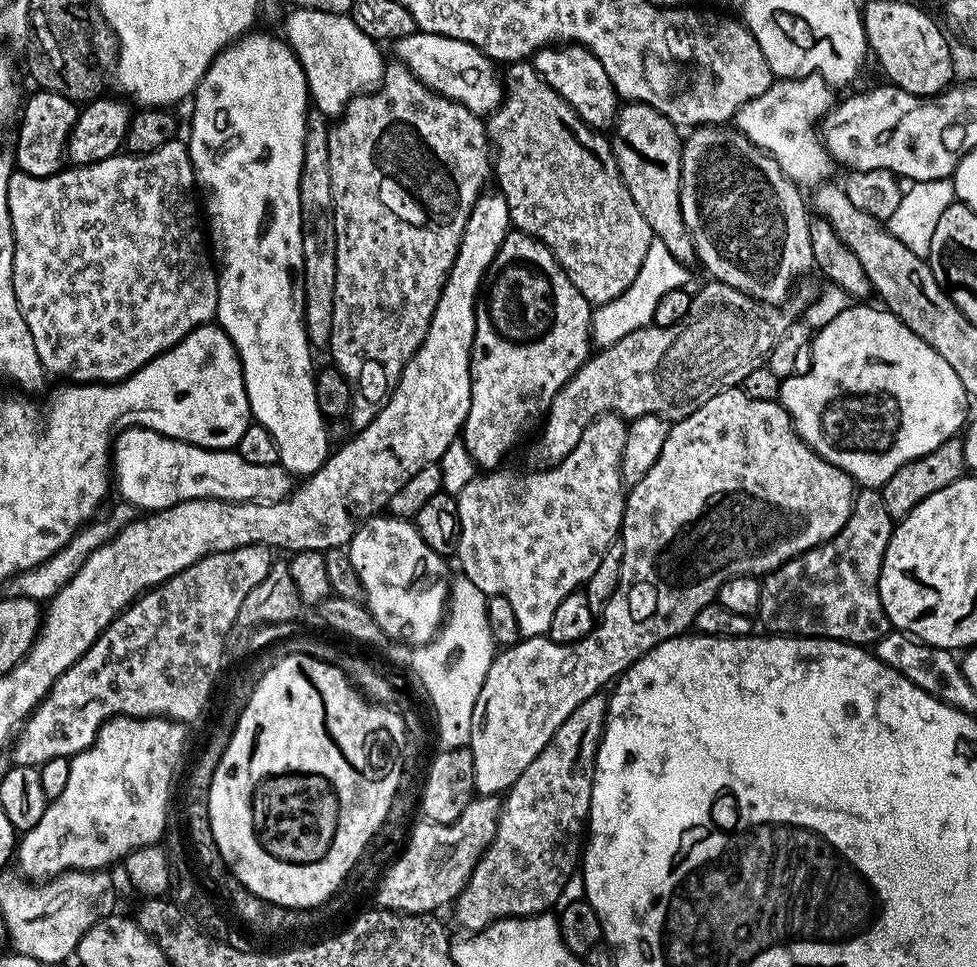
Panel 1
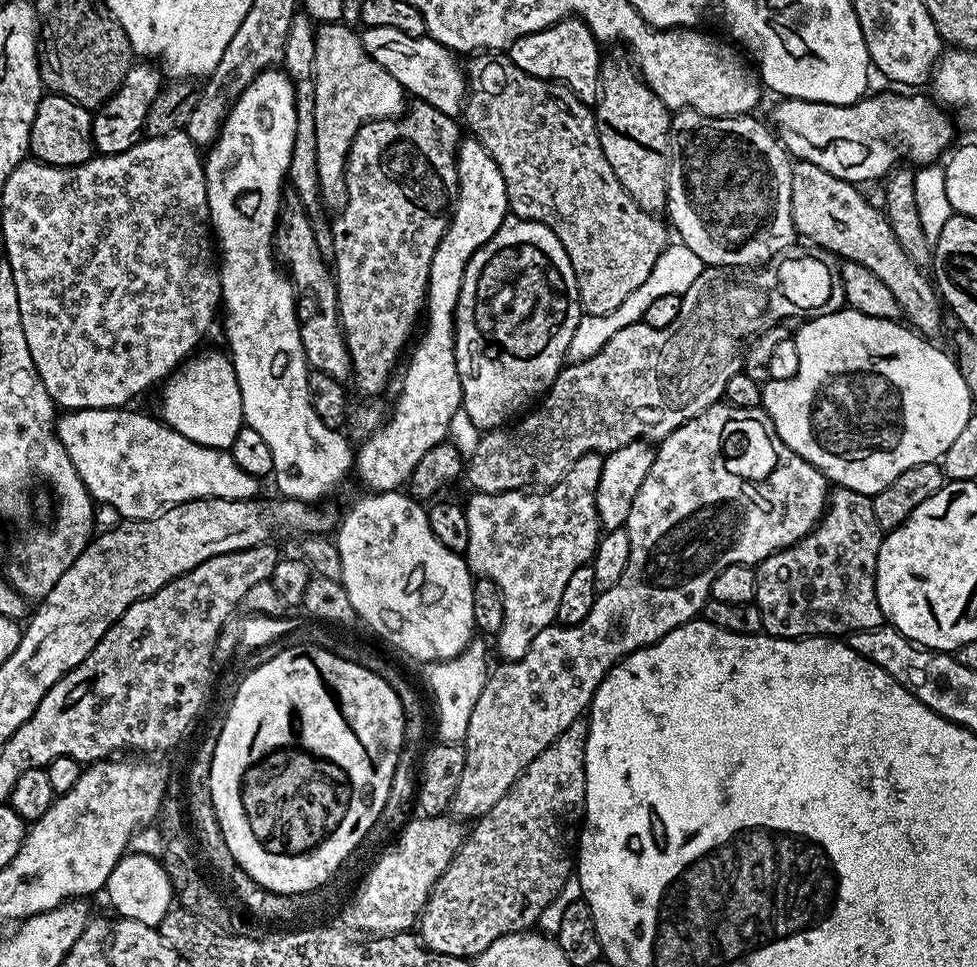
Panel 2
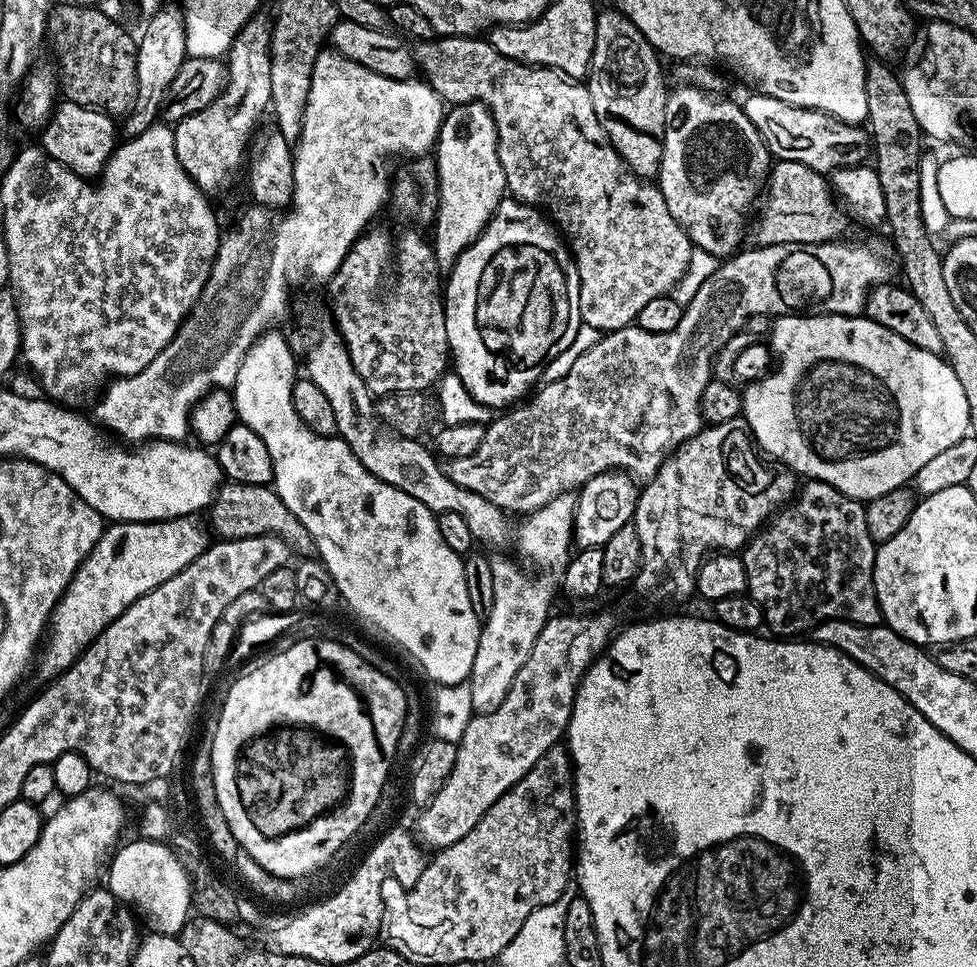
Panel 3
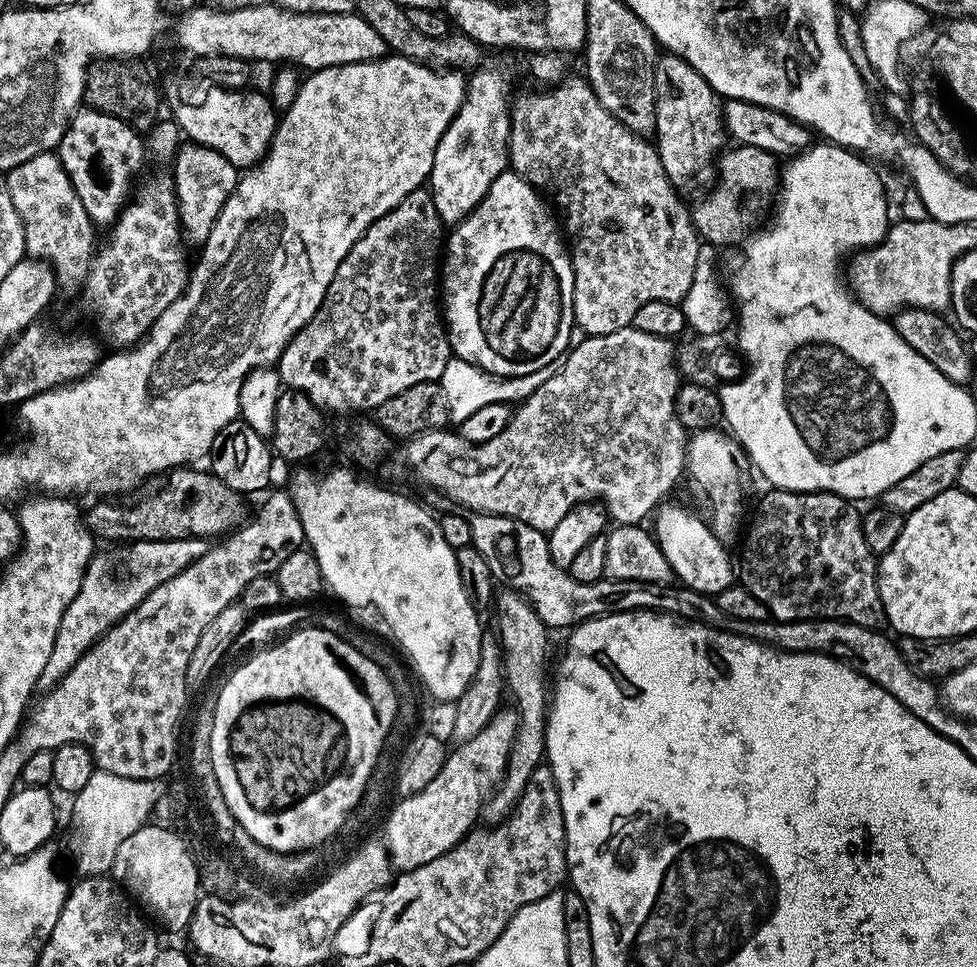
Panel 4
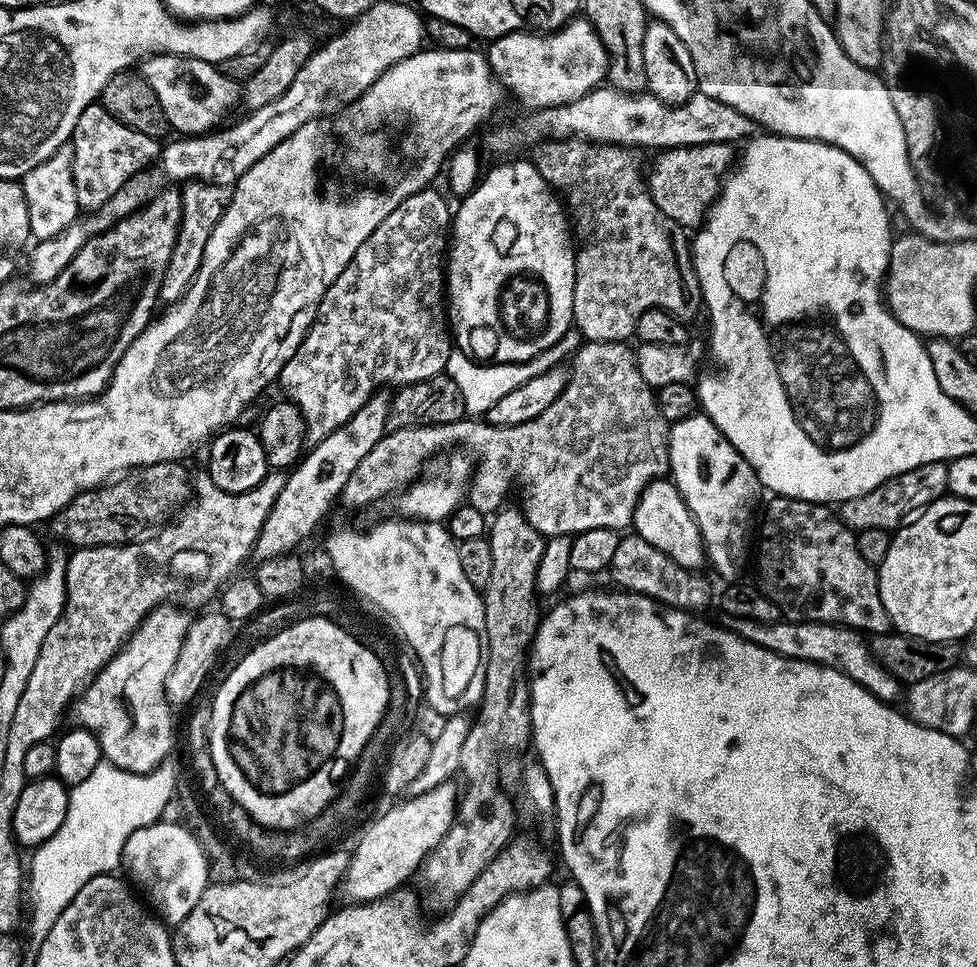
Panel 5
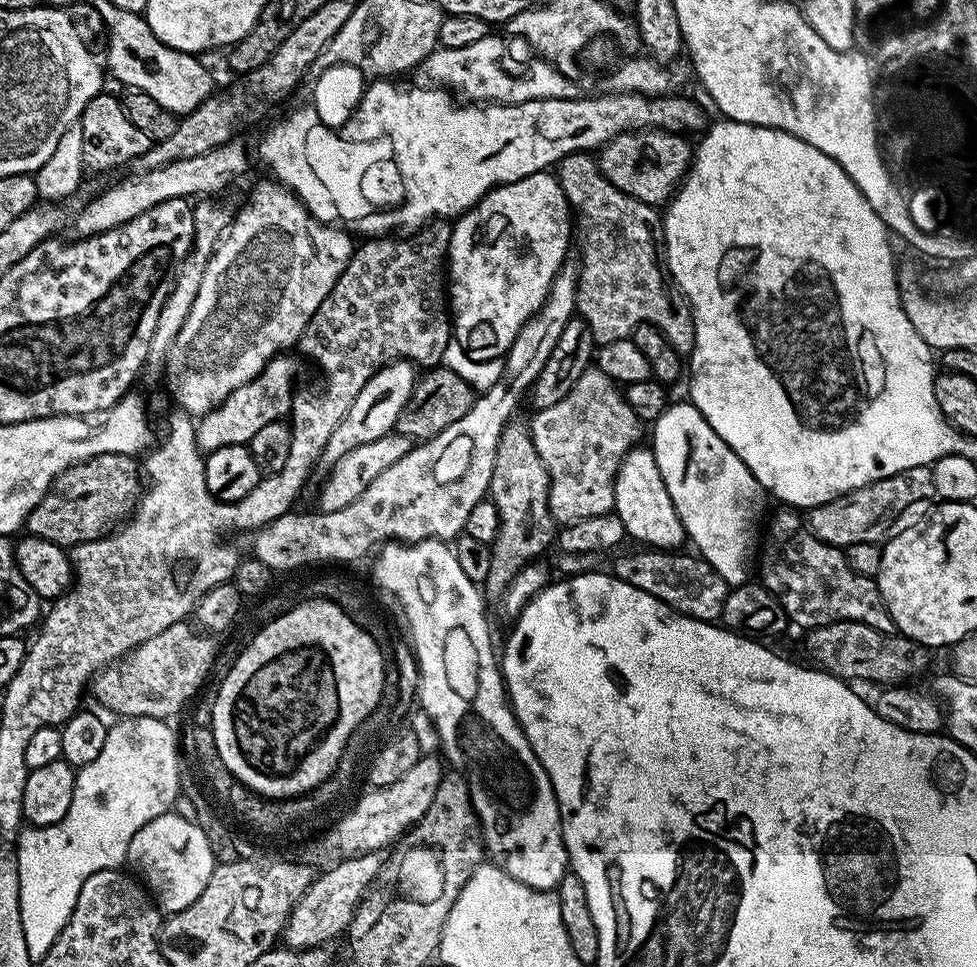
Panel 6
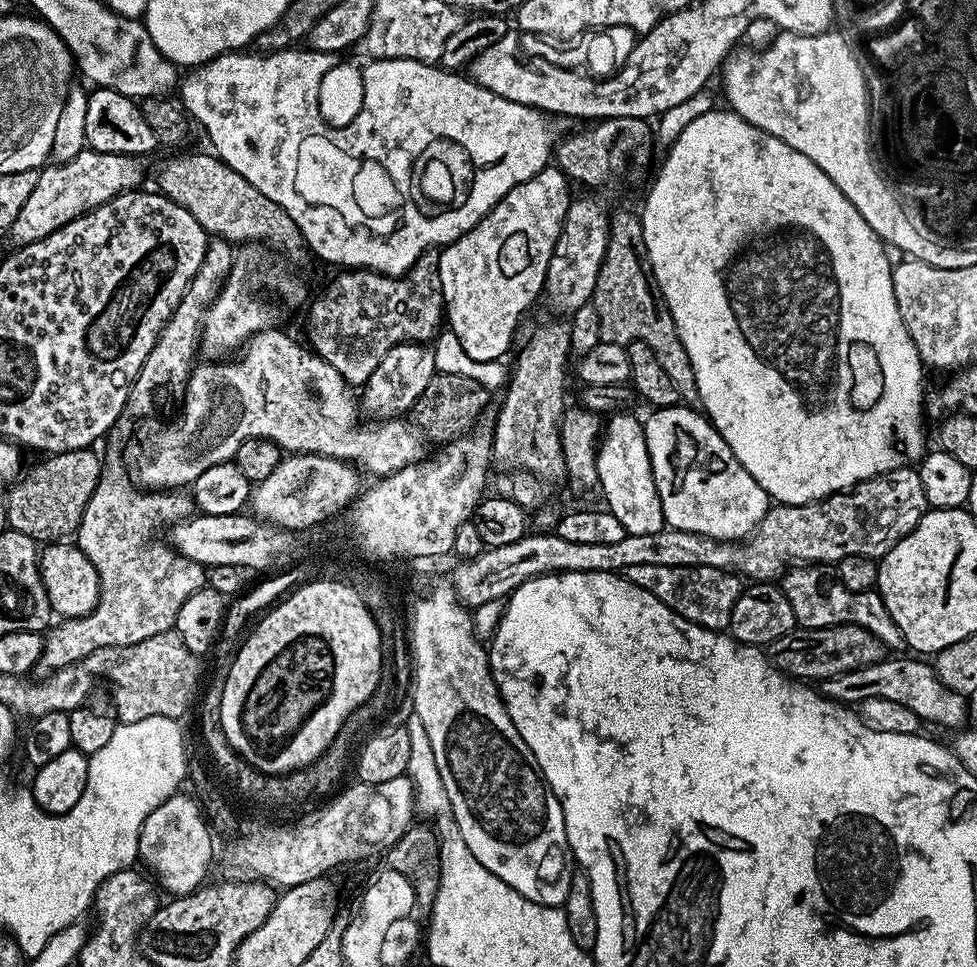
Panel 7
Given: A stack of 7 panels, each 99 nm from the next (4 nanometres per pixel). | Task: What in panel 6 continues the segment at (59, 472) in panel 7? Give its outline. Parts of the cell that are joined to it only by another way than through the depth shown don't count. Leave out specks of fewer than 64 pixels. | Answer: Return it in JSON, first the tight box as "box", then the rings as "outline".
{"box":[27,454,142,546],"outline":[[[100,454],[67,468],[29,514],[27,531],[61,546],[85,544],[109,535],[131,517],[140,502],[142,472],[136,463],[131,456]]]}

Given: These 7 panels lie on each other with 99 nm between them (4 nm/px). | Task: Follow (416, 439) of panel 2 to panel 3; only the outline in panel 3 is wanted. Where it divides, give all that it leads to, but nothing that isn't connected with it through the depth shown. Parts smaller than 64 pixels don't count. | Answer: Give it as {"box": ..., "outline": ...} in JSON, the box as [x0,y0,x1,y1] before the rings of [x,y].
{"box":[434,104,505,269],"outline":[[[457,104],[447,109],[434,145],[440,205],[436,208],[434,247],[441,269],[451,269],[457,258],[479,238],[494,210],[505,199],[502,162],[498,162],[498,134],[488,105]]]}

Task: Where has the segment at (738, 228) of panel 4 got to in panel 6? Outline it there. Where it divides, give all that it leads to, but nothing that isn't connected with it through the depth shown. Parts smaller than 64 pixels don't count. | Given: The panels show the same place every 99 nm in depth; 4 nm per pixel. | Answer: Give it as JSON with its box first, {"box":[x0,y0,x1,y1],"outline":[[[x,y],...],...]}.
{"box":[598,128,693,206],"outline":[[[642,128],[638,132],[624,132],[615,136],[609,144],[605,144],[598,152],[600,172],[618,190],[638,198],[638,202],[646,202],[653,206],[667,205],[668,201],[676,195],[680,181],[688,175],[688,167],[692,164],[693,145],[684,141],[683,135],[675,132],[664,132],[660,128]]]}

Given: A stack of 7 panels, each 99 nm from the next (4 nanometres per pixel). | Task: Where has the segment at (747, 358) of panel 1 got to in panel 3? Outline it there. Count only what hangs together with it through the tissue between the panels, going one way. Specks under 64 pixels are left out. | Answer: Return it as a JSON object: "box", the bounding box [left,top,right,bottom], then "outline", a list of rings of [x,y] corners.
{"box":[446,244,800,514],"outline":[[[761,244],[751,247],[748,249],[745,247],[743,250],[727,257],[723,263],[716,267],[714,274],[710,274],[710,278],[706,278],[706,282],[702,282],[702,286],[698,288],[698,294],[694,294],[692,301],[684,305],[682,322],[678,322],[678,326],[674,326],[674,330],[670,330],[666,334],[650,334],[641,328],[629,326],[620,328],[616,332],[601,335],[600,341],[594,346],[590,346],[590,350],[586,350],[586,354],[582,354],[577,358],[574,366],[570,366],[570,370],[565,376],[549,384],[537,387],[534,394],[529,395],[523,402],[517,403],[511,410],[497,415],[500,417],[492,425],[489,423],[485,427],[482,446],[478,446],[478,450],[474,450],[474,454],[470,454],[470,458],[456,458],[447,461],[446,471],[448,477],[454,482],[458,482],[458,486],[466,486],[466,490],[474,490],[474,494],[482,494],[482,498],[494,502],[494,506],[505,509],[512,514],[515,514],[515,512],[527,514],[546,506],[548,502],[558,498],[564,492],[579,489],[590,478],[594,478],[603,472],[619,470],[627,472],[633,478],[641,478],[640,476],[651,478],[655,476],[656,471],[664,465],[665,460],[672,455],[675,449],[686,443],[691,436],[696,436],[700,432],[702,427],[700,418],[702,392],[706,390],[706,386],[714,378],[714,361],[719,349],[732,336],[745,331],[746,325],[744,323],[747,320],[754,319],[755,316],[772,315],[772,318],[779,318],[796,312],[792,307],[792,300],[788,300],[788,292],[784,292],[784,284],[780,284],[780,276],[776,276],[776,264],[784,264],[784,260],[788,260],[788,256],[796,256],[800,248],[792,251],[792,244]]]}

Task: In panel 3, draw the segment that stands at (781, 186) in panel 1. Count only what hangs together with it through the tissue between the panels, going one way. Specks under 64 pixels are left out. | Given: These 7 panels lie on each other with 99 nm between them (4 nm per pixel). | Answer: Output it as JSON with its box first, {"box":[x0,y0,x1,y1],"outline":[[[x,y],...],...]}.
{"box":[658,86,774,258],"outline":[[[691,86],[676,87],[680,88],[673,87],[669,91],[668,101],[666,102],[666,130],[664,131],[664,149],[662,150],[658,187],[662,198],[666,202],[666,206],[670,210],[670,214],[674,214],[674,218],[682,226],[684,233],[691,238],[693,245],[704,252],[709,252],[711,256],[727,258],[741,247],[740,239],[744,236],[744,211],[755,202],[756,195],[758,195],[757,200],[761,195],[762,182],[768,179],[768,173],[771,172],[774,163],[774,157],[769,152],[768,147],[764,145],[762,134],[758,134],[758,130],[754,130],[754,122],[750,122],[750,118],[746,118],[743,107],[737,101],[735,104],[732,100],[716,100],[720,98],[713,98],[703,88]]]}

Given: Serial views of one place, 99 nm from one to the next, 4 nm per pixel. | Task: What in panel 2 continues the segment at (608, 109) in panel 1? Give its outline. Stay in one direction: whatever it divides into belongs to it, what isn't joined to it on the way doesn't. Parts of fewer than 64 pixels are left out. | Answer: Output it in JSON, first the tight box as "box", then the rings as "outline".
{"box":[506,18,602,105],"outline":[[[565,18],[534,34],[526,34],[512,43],[506,55],[514,62],[514,66],[518,66],[518,70],[526,70],[526,74],[531,76],[564,84],[583,104],[595,105],[600,90],[602,48],[583,20]]]}

